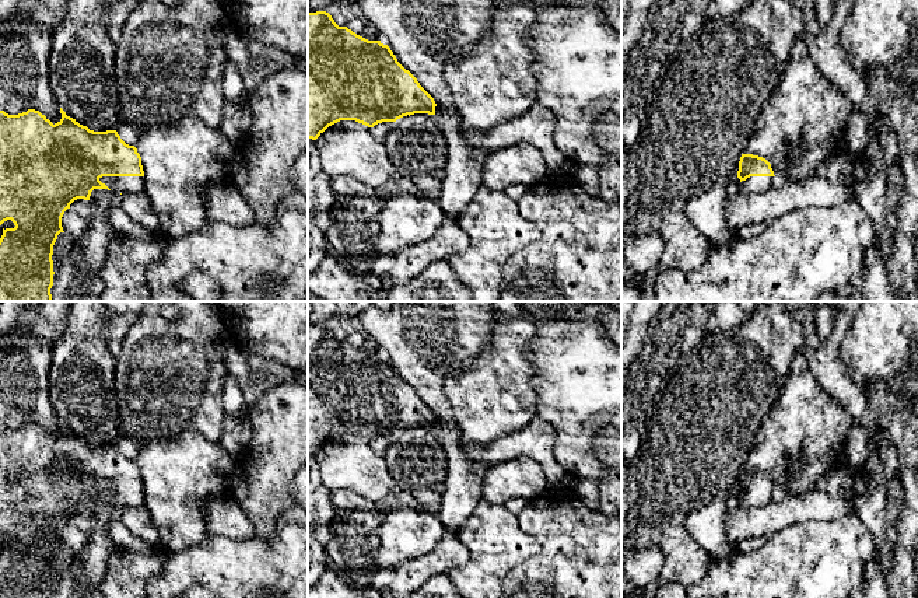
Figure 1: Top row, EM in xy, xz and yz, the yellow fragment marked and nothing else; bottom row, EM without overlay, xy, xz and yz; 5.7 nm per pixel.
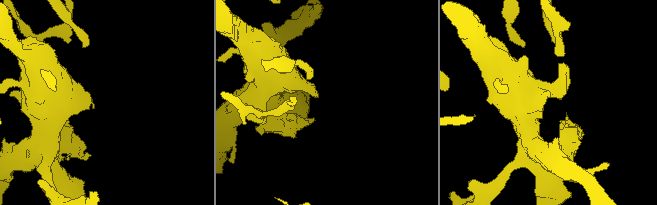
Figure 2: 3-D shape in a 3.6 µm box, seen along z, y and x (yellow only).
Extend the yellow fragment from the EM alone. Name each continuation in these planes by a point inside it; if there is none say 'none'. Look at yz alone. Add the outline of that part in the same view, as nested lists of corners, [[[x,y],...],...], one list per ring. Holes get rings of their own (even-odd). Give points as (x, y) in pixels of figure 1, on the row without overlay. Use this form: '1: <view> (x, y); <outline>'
1: yz (753, 499); [[[750,490],[740,496],[740,508],[757,508],[770,506],[778,499],[775,490]]]

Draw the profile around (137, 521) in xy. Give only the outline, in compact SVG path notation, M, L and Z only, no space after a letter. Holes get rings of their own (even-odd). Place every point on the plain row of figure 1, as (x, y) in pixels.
M122 508L119 520L137 538L153 545L158 541L158 531L146 508Z

